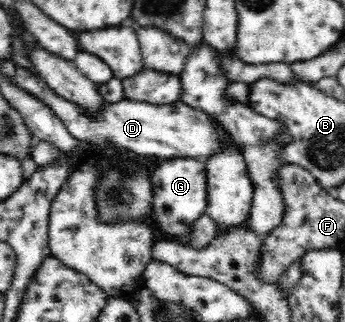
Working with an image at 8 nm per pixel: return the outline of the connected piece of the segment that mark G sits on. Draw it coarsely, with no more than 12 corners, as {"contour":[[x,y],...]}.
{"contour":[[165,158],[151,173],[153,215],[184,239],[207,213],[202,159]]}

